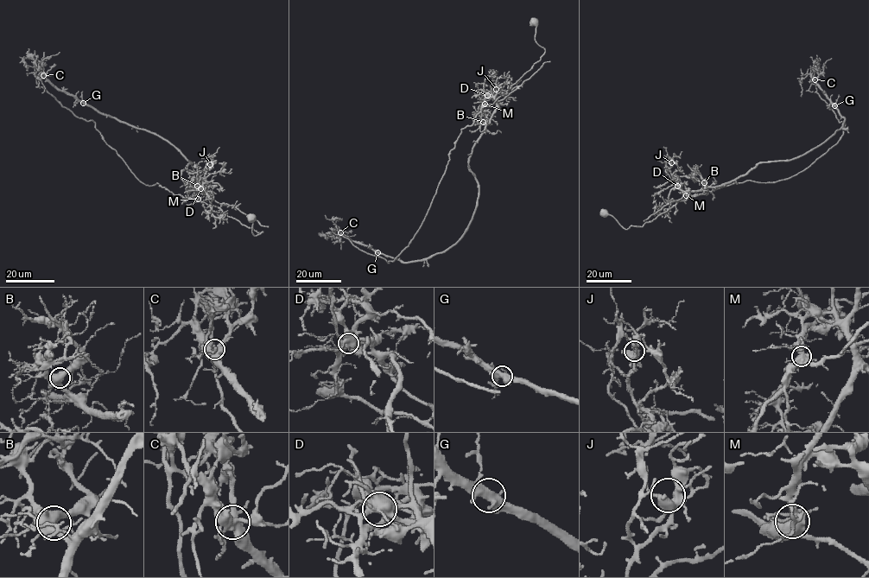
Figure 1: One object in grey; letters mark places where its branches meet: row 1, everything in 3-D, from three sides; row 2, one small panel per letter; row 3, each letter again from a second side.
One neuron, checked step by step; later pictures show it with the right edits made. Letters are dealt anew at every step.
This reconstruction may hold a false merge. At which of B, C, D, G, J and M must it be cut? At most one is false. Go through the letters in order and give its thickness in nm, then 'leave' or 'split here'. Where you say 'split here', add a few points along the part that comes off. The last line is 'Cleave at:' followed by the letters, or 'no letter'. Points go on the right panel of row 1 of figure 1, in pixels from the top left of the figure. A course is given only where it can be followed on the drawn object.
B: 500 nm thick; leave
C: 500 nm thick; leave
D: 480 nm thick; split here; foreign part runs (677, 186), (691, 195), (706, 194), (804, 170), (839, 141), (845, 123), (816, 92), (815, 62), (821, 75)
G: 460 nm thick; leave
J: 440 nm thick; leave
M: 500 nm thick; leave
Cleave at: D

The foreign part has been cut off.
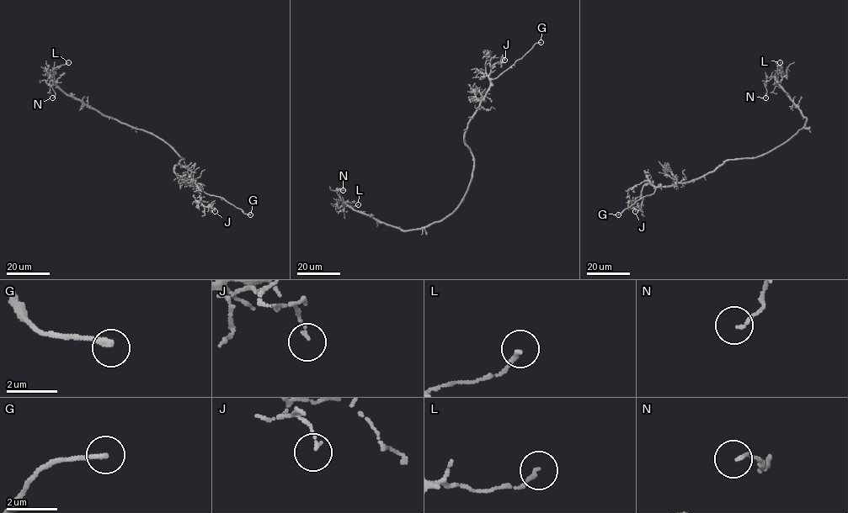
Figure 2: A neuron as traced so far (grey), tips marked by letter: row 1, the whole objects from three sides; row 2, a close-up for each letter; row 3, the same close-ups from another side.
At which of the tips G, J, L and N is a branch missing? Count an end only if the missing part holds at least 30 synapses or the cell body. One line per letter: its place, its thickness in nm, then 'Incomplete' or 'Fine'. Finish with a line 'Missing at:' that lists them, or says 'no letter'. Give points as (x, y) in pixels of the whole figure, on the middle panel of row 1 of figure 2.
G: Place: (541, 42). Thickness 200 nm. Incomplete
J: Place: (504, 60). Thickness 100 nm. Fine
L: Place: (358, 204). Thickness 140 nm. Fine
N: Place: (343, 190). Thickness 110 nm. Fine
Missing at: G

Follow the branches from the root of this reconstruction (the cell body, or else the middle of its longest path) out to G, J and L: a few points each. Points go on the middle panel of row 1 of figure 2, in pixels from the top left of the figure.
G: (465, 193), (473, 167), (473, 156), (464, 139), (470, 119), (490, 81), (520, 59), (536, 43), (541, 42)
J: (465, 193), (471, 179), (473, 156), (465, 142), (464, 132), (489, 87), (490, 66), (502, 56), (504, 60)
L: (465, 193), (459, 205), (441, 219), (407, 230), (381, 223), (346, 203), (342, 206), (358, 204)

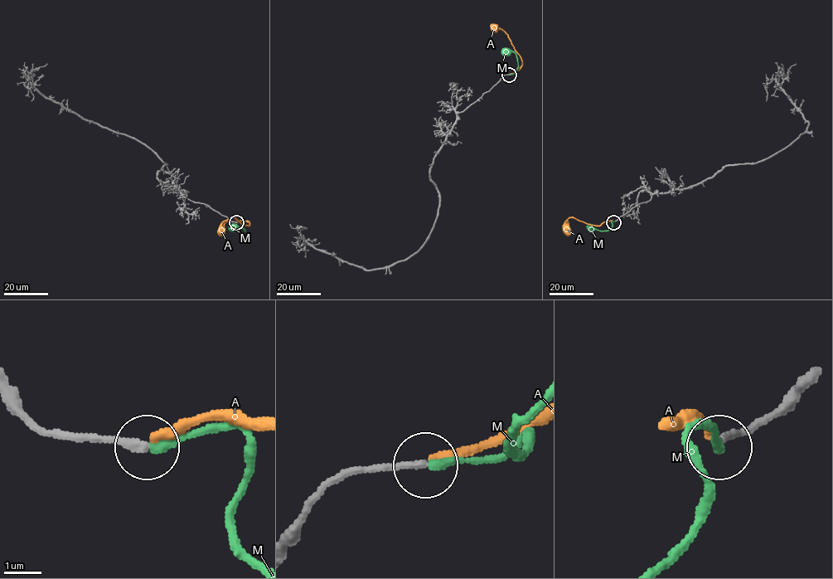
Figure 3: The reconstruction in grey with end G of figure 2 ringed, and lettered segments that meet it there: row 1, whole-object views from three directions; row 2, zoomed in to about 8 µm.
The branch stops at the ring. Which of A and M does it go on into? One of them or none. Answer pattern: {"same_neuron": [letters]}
{"same_neuron": ["M"]}

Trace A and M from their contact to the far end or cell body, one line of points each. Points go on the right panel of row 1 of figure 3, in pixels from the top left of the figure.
A: (612, 222), (589, 225), (569, 217), (566, 230)
M: (612, 222), (612, 226), (605, 231), (590, 227)

